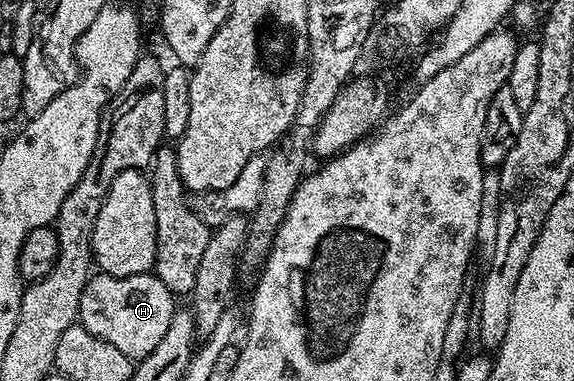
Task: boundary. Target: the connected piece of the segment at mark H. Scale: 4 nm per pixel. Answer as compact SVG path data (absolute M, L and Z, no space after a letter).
M101 273L91 274L80 293L78 306L78 323L88 329L100 341L108 341L108 345L116 345L120 353L124 353L132 361L148 357L164 333L168 333L168 325L176 310L176 297L153 273L136 277L112 277Z

